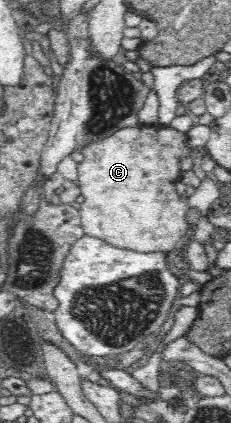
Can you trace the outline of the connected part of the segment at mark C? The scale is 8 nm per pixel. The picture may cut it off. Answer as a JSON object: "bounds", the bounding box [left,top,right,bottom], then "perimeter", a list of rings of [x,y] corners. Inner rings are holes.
{"bounds":[75,123,192,255],"perimeter":[[[158,123],[121,127],[107,137],[83,145],[79,152],[84,159],[77,163],[75,182],[84,197],[78,209],[84,234],[101,238],[112,247],[137,253],[161,252],[169,255],[179,249],[180,244],[190,235],[190,225],[185,222],[185,213],[190,208],[187,197],[177,193],[175,188],[182,173],[182,161],[192,161],[191,147],[187,145],[187,140],[188,135],[185,132]]]}

